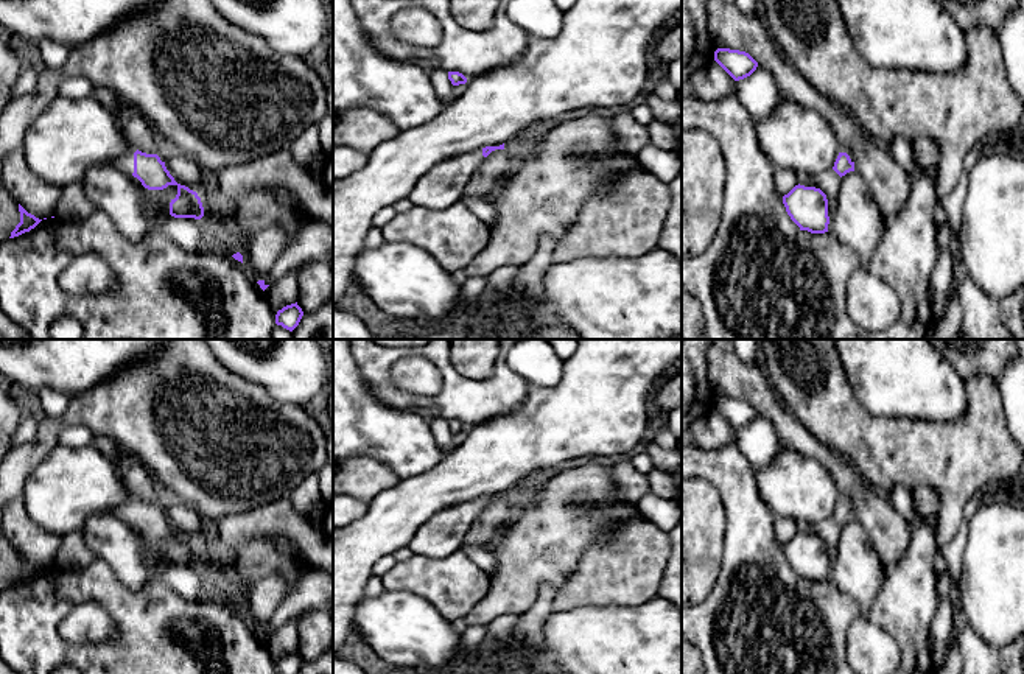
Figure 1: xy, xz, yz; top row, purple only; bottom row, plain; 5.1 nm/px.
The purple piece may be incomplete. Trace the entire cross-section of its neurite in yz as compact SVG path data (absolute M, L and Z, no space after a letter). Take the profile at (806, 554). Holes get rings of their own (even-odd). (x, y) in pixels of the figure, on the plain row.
M798 532L783 545L783 553L800 579L811 582L828 581L828 548L820 537Z

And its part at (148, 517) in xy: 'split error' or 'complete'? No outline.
split error

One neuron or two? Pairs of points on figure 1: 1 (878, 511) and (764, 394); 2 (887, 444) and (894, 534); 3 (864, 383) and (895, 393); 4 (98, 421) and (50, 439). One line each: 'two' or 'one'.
1: one
2: two
3: one
4: one

